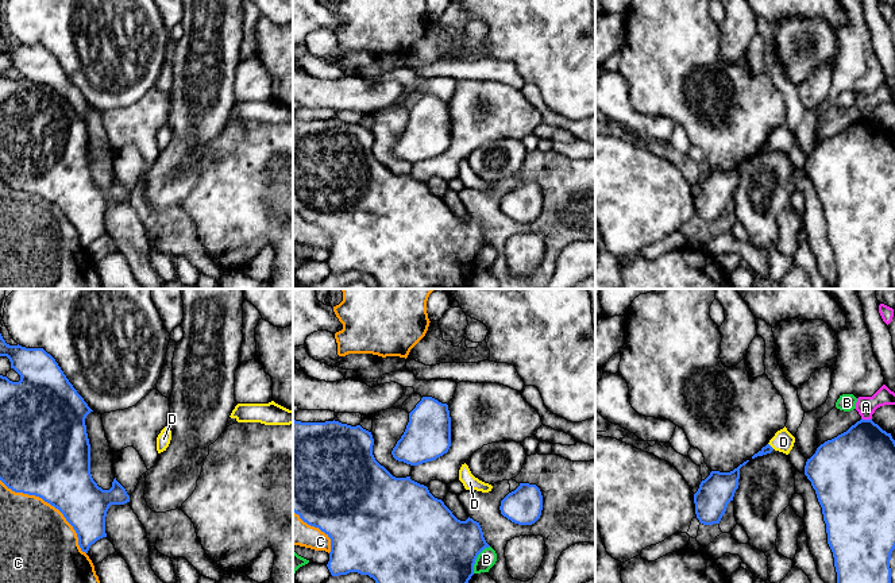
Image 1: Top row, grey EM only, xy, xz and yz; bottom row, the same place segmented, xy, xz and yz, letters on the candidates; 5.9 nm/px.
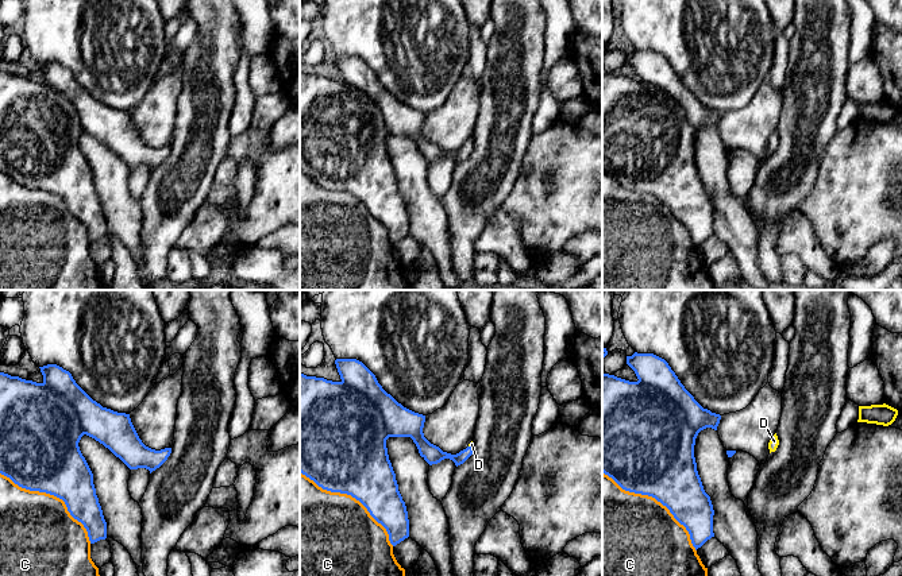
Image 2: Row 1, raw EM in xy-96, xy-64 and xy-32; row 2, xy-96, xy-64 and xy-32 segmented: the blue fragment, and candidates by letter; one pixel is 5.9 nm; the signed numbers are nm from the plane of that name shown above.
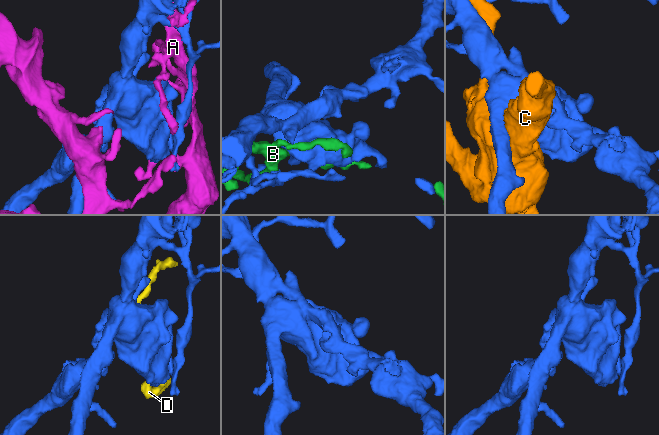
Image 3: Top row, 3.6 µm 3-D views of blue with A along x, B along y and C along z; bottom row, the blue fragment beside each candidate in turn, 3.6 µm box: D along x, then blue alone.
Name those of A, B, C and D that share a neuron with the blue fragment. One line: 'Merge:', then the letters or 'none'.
Merge: D

